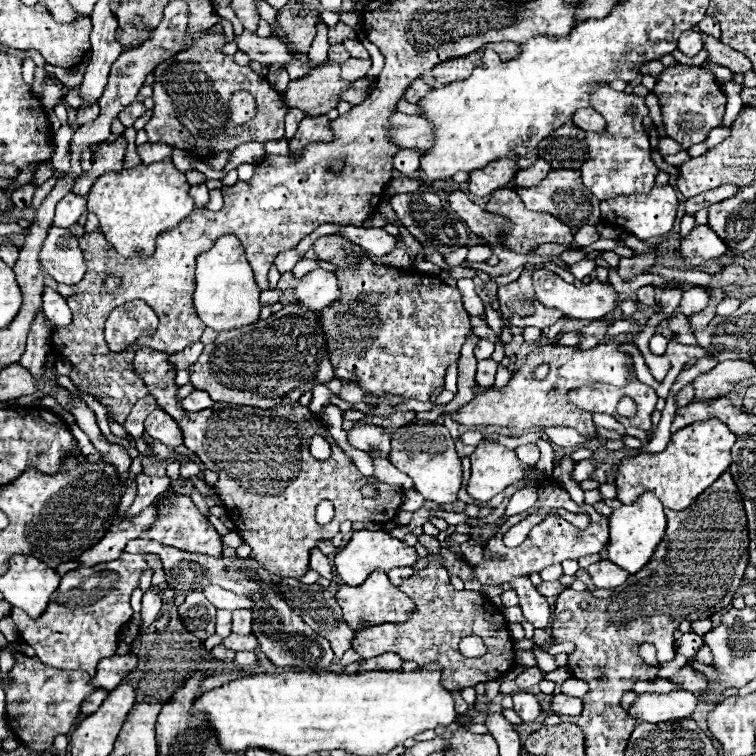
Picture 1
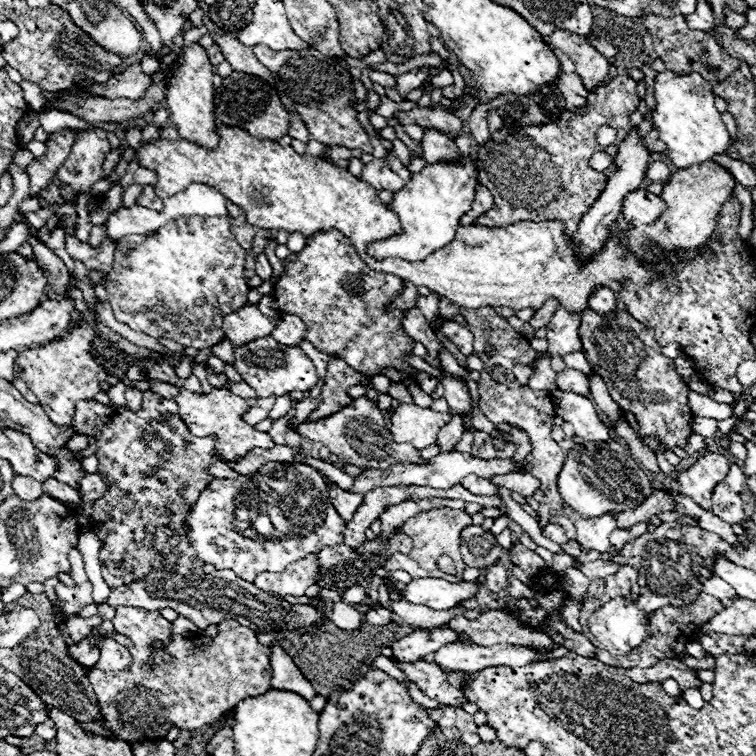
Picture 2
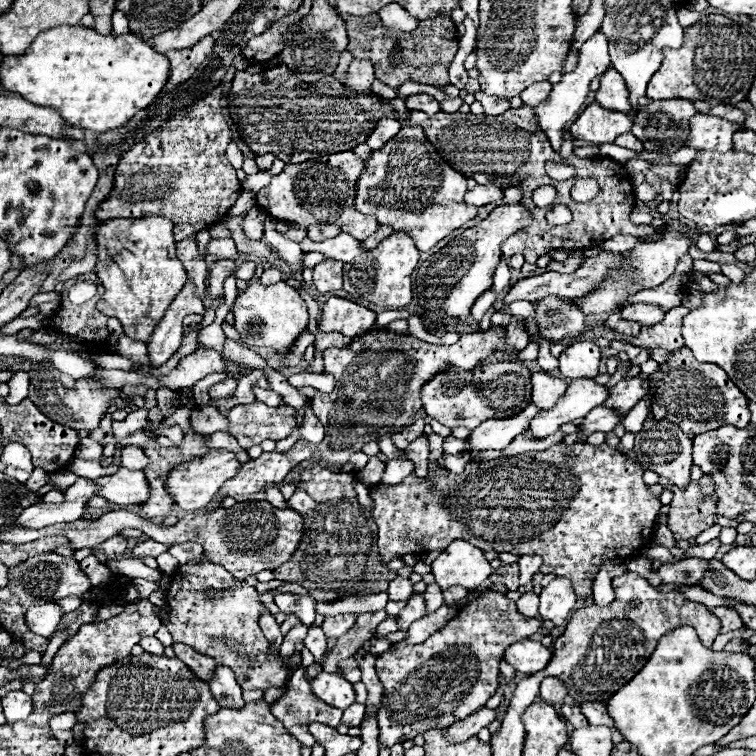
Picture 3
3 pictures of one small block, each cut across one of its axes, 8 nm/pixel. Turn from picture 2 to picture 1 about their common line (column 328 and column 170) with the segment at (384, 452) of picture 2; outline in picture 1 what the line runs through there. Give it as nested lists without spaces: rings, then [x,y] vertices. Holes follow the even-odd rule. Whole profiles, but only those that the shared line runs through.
[[[156,408],[144,422],[144,430],[150,438],[156,438],[160,442],[164,442],[168,448],[178,448],[182,446],[182,430],[180,426],[174,422],[172,416],[168,416],[166,412],[162,412],[160,408]]]

